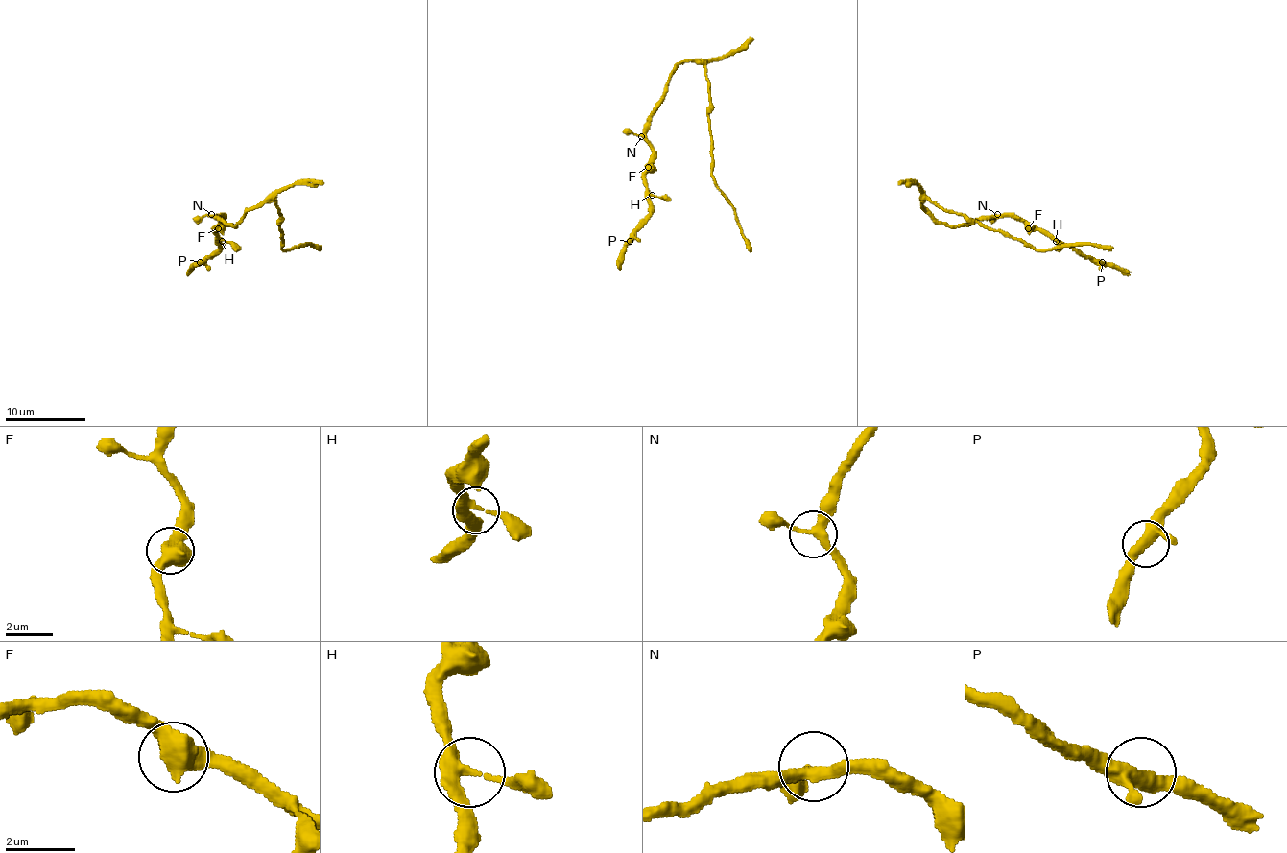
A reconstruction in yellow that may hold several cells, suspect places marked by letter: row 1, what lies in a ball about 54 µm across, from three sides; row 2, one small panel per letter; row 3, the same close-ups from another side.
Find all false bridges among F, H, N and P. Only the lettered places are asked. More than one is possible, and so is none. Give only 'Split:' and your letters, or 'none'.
Split: none

